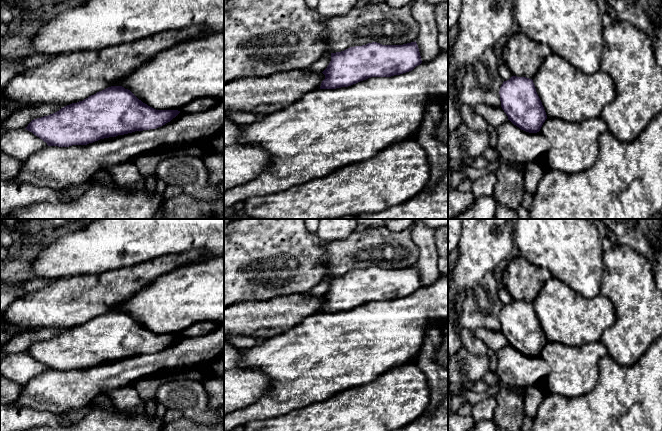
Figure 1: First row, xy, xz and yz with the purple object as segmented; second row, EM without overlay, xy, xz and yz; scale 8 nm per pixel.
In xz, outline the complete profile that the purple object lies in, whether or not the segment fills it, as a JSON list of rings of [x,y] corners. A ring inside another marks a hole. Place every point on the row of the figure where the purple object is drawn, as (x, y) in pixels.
[[[416,41],[403,45],[382,45],[377,42],[372,42],[362,46],[350,47],[341,52],[331,53],[331,61],[322,73],[325,75],[325,79],[322,81],[319,89],[302,96],[298,101],[287,108],[263,115],[258,121],[244,126],[242,134],[240,135],[240,143],[263,147],[265,151],[272,156],[272,161],[270,166],[262,170],[255,178],[224,191],[224,209],[234,206],[237,202],[244,201],[247,198],[285,191],[311,179],[326,176],[346,165],[366,161],[392,144],[411,139],[421,128],[425,110],[431,102],[439,101],[442,105],[448,101],[448,52],[441,52],[431,62],[423,63]]]

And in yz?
[[[550,53],[545,61],[540,66],[539,70],[535,74],[535,76],[532,79],[526,78],[526,77],[517,77],[512,76],[509,80],[504,81],[503,84],[500,87],[500,101],[501,101],[501,107],[508,116],[508,120],[510,120],[514,125],[519,127],[521,130],[524,130],[529,133],[537,133],[540,131],[543,123],[545,120],[550,118],[560,118],[564,121],[572,122],[572,123],[580,123],[582,121],[586,121],[588,119],[593,119],[596,117],[600,117],[602,114],[603,109],[616,98],[616,88],[614,85],[614,82],[612,81],[612,77],[602,70],[599,70],[591,75],[587,75],[583,73],[582,71],[575,68],[573,65],[571,65],[569,62],[567,62],[565,59],[560,57],[559,55],[555,53]]]

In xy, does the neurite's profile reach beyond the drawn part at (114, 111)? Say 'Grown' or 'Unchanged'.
Grown

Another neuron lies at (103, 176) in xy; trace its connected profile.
[[[101,170],[94,174],[93,180],[97,180],[107,185],[115,185],[113,177],[106,171]]]

